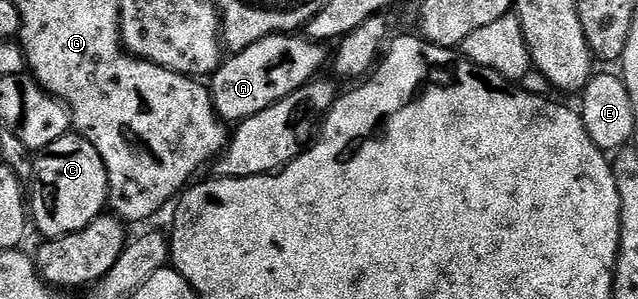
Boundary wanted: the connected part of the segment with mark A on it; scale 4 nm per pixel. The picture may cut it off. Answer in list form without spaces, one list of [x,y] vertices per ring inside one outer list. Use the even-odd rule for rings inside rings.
[[[279,34],[260,38],[260,42],[252,42],[248,50],[240,50],[223,59],[208,84],[218,116],[224,122],[241,122],[288,98],[288,94],[315,79],[325,64],[327,67],[328,52],[326,56],[322,48],[325,47],[319,41],[302,34]]]

